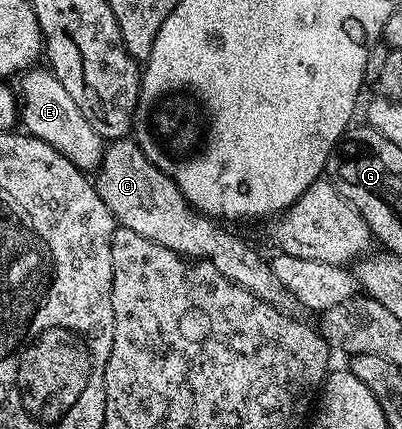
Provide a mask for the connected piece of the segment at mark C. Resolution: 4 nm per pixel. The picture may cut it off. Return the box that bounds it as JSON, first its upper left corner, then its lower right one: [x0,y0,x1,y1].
[93,140,292,310]

